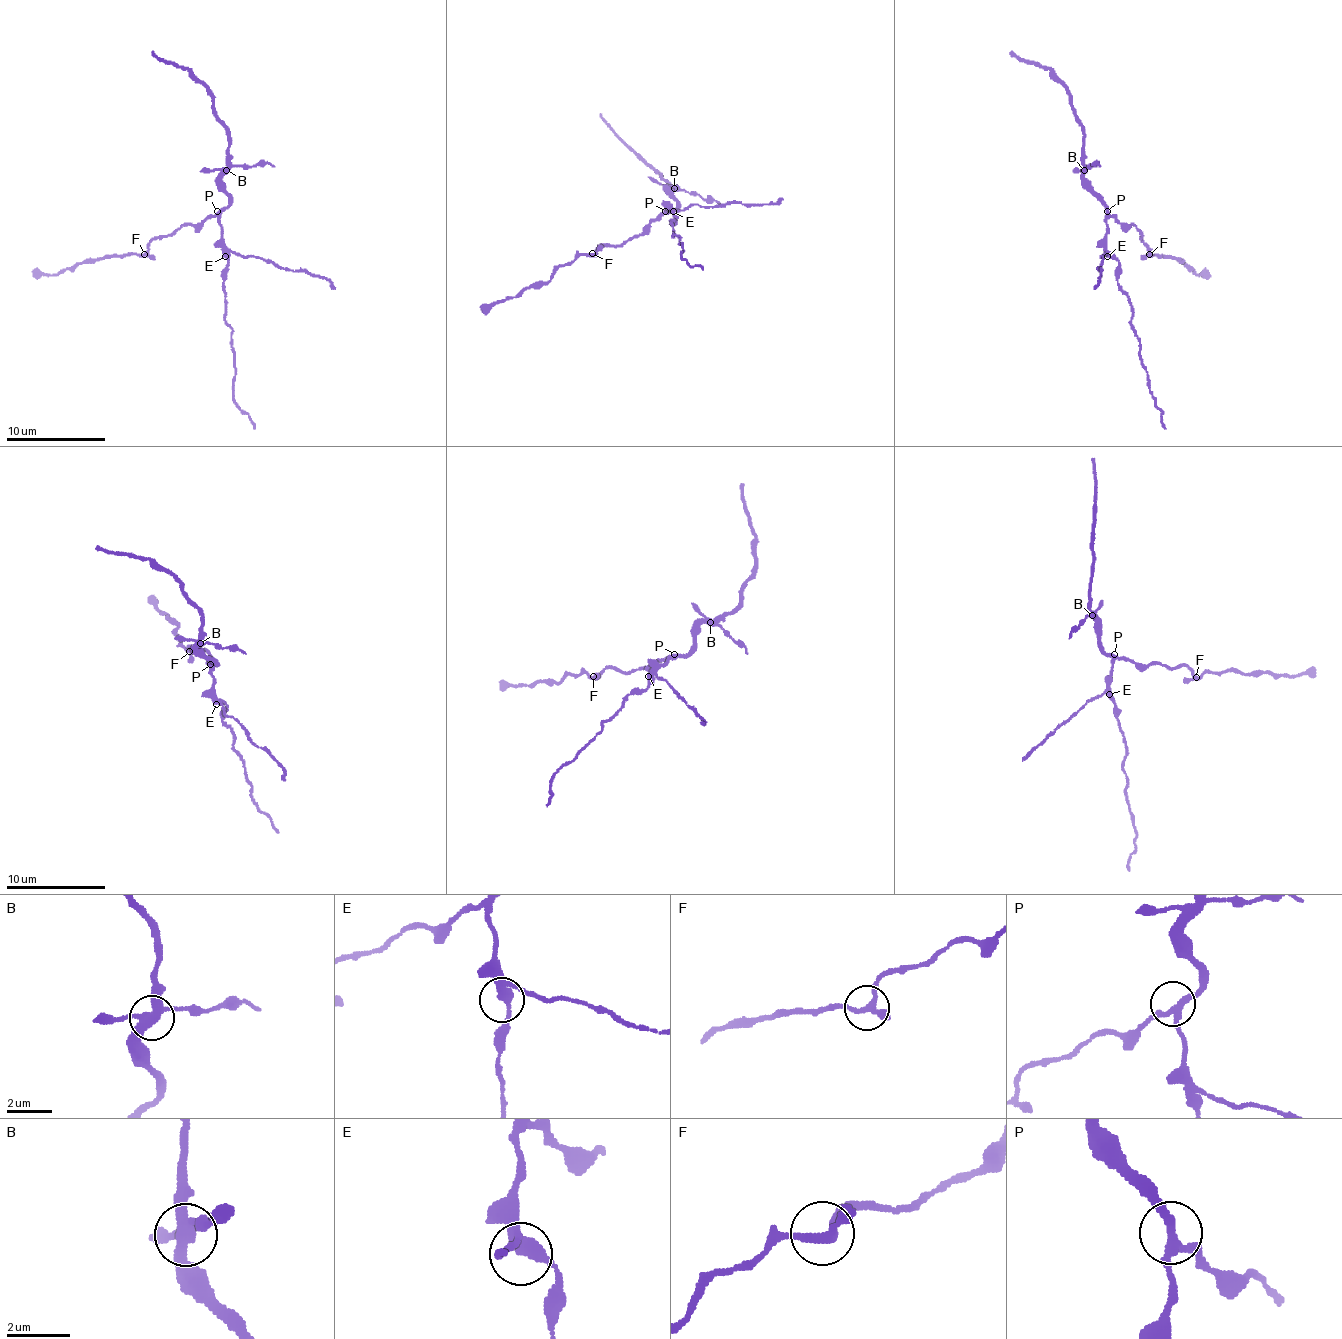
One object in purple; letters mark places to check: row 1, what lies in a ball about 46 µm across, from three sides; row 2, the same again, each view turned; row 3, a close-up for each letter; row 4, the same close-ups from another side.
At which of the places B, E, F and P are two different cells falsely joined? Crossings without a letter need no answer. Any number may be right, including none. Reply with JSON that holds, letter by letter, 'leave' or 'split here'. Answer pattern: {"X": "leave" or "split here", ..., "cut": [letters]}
{"B": "split here", "E": "leave", "F": "leave", "P": "leave", "cut": ["B"]}

